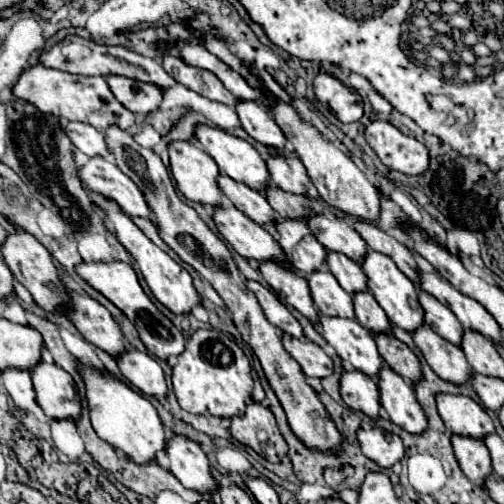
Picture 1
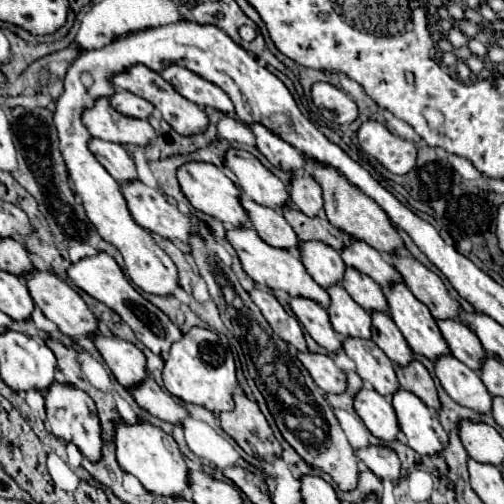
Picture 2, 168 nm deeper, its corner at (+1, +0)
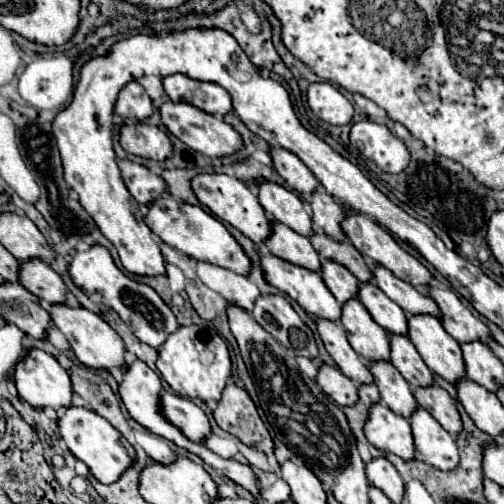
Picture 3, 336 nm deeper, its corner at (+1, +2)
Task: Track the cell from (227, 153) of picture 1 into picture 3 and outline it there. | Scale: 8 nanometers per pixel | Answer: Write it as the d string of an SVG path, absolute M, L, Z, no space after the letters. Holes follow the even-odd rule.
M261 181L259 183L259 203L269 215L273 215L275 221L291 227L299 235L311 237L315 233L311 213L307 215L303 201L289 189L277 183L271 183L271 181Z

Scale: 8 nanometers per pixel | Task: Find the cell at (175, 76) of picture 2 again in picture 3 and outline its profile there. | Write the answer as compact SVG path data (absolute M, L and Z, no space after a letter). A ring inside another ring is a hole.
M169 75L163 79L163 87L173 103L191 103L211 115L227 115L233 109L231 95L217 83L193 81L187 75Z

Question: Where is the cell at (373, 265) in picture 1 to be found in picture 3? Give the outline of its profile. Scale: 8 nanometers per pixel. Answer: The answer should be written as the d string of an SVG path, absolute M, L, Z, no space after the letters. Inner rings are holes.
M431 315L409 317L409 339L435 375L451 385L467 379L461 347L451 339L451 335L447 335L439 319Z

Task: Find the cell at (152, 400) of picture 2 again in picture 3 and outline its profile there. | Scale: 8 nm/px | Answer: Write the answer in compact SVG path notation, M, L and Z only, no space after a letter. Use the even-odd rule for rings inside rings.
M163 393L161 411L171 423L175 423L175 427L179 427L195 443L205 443L207 435L211 433L207 415L187 397L179 397L175 393Z

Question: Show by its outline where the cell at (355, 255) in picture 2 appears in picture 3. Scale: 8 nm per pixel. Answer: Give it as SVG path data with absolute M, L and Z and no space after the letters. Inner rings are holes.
M377 267L373 271L373 279L375 279L377 287L389 299L393 299L407 315L433 315L433 317L441 319L441 309L429 295L417 291L413 285L409 285L401 279L397 279L385 267Z

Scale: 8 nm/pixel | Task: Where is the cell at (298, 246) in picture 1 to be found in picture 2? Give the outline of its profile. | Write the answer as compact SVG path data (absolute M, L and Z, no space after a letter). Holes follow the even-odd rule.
M299 241L297 251L299 251L299 259L303 267L307 269L307 273L323 289L341 281L345 265L339 253L331 245L323 241Z

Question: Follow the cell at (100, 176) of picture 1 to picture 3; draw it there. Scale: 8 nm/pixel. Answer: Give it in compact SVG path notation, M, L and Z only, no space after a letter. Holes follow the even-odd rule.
M171 193L163 195L163 199L159 199L159 203L155 203L155 207L149 207L149 211L145 215L145 223L157 237L161 237L163 243L179 249L181 253L193 257L195 261L213 263L213 265L231 269L233 273L239 273L239 275L249 275L249 271L251 271L249 257L245 255L243 247L235 241L235 237L227 231L227 227L221 221L217 221L213 215L205 213L201 207L175 199Z

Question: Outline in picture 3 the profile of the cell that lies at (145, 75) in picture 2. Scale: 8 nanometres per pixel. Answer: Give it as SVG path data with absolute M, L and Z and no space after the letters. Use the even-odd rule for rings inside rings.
M163 103L161 105L161 119L163 119L163 125L177 137L181 139L185 145L189 145L191 149L215 159L215 157L227 157L227 155L233 155L237 151L243 149L243 139L241 135L229 125L223 121L223 117L219 115L209 115L205 111L199 111L197 107L189 105L189 103Z

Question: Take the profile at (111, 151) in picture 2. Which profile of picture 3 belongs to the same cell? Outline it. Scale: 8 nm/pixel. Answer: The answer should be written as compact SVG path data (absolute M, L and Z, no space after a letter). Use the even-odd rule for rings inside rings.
M123 159L123 161L119 161L119 169L121 169L123 181L125 181L129 193L133 195L133 199L139 205L147 207L149 203L153 203L155 199L159 199L167 191L163 177L151 173L143 165L137 165L133 161Z

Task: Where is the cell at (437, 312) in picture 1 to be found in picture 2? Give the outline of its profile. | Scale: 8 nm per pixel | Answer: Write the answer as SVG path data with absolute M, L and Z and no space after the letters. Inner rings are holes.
M439 319L437 325L449 345L451 355L463 361L467 367L479 371L485 351L475 333L471 333L471 329L467 329L459 319Z

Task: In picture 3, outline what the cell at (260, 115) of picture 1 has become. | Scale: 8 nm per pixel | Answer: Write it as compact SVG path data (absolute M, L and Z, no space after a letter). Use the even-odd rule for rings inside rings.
M273 147L271 157L275 163L275 171L285 179L289 189L301 193L303 197L309 197L313 191L317 191L319 181L297 155L293 155L291 151L283 151L281 147Z

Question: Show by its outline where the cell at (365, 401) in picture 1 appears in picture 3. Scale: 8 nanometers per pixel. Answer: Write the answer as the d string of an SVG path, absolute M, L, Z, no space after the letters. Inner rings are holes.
M383 401L377 403L365 425L367 441L383 453L393 453L403 461L415 459L411 425L401 415L395 415Z

